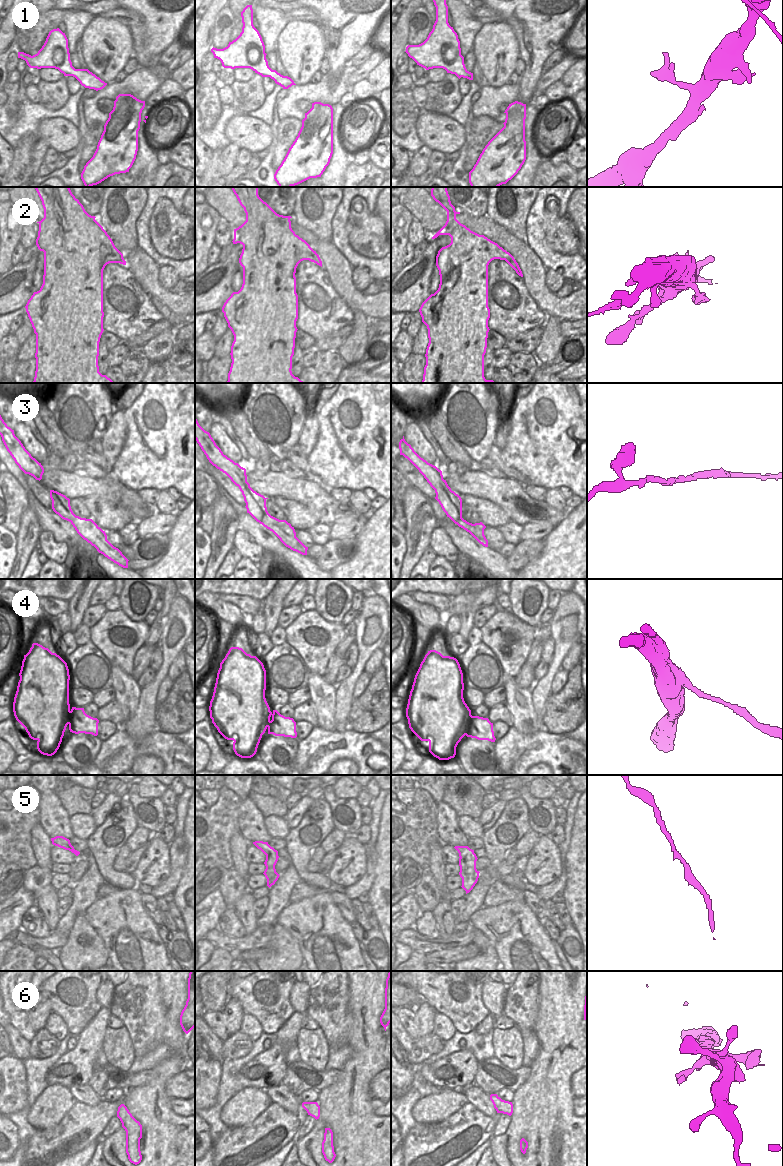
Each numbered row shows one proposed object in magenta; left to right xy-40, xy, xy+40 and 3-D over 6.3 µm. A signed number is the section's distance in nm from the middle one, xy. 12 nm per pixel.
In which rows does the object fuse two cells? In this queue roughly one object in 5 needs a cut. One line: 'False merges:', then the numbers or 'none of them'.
False merges: none of them

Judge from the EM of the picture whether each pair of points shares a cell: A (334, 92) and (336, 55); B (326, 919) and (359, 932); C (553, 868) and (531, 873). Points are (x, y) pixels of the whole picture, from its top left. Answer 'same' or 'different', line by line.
A: different
B: different
C: same

